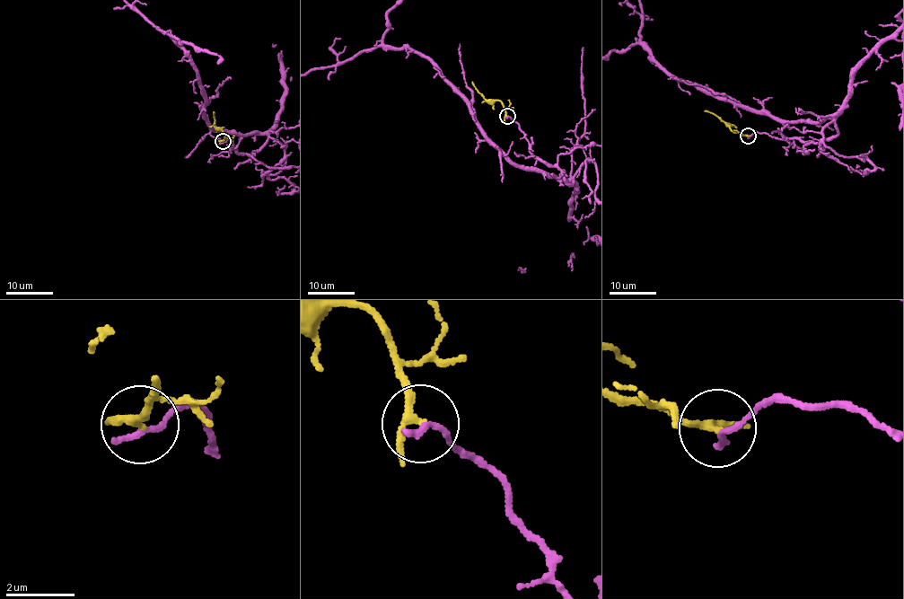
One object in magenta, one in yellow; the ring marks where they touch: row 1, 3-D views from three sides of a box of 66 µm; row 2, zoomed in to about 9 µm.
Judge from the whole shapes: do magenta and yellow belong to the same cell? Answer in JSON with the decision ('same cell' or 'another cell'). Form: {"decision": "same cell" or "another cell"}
{"decision": "another cell"}

